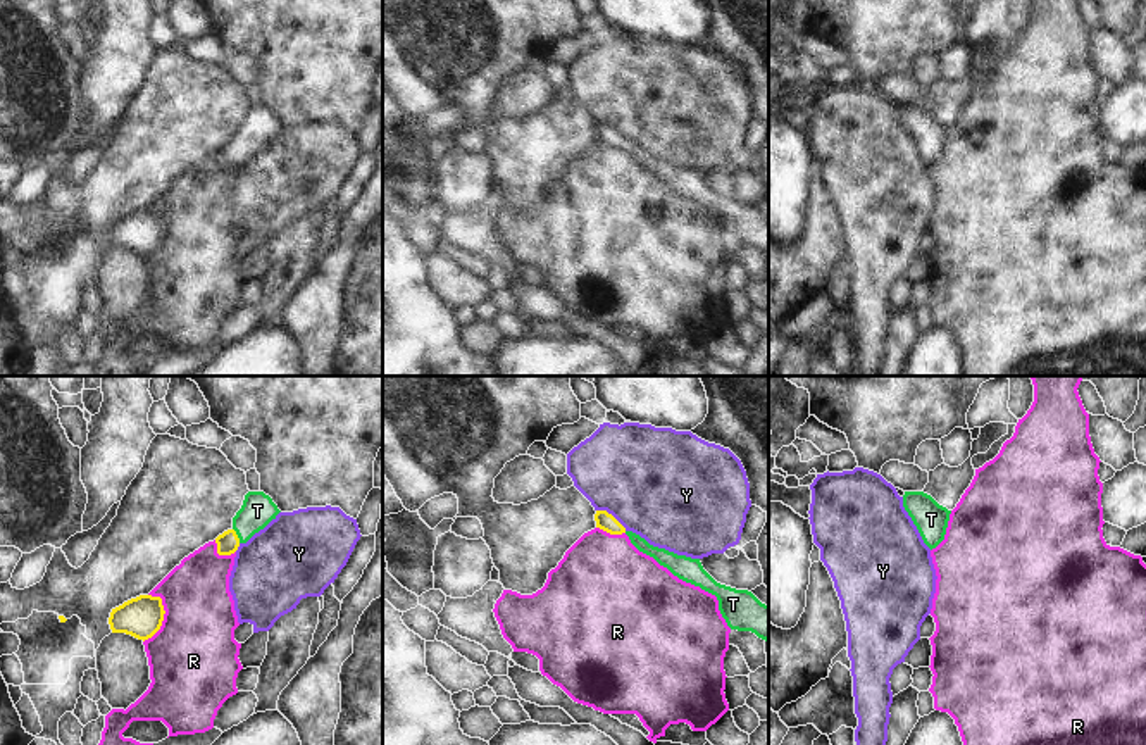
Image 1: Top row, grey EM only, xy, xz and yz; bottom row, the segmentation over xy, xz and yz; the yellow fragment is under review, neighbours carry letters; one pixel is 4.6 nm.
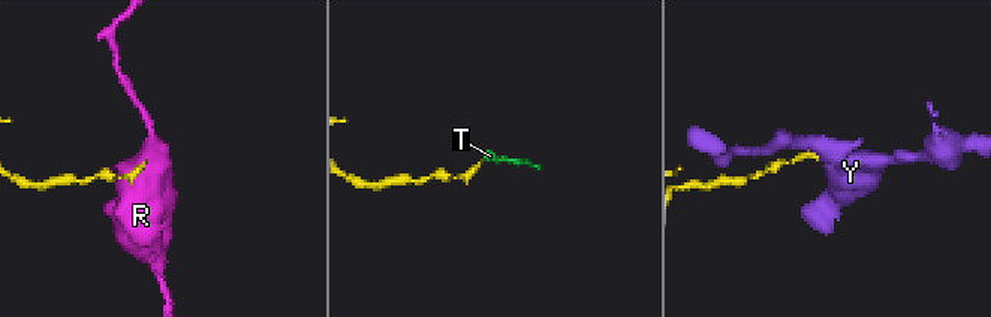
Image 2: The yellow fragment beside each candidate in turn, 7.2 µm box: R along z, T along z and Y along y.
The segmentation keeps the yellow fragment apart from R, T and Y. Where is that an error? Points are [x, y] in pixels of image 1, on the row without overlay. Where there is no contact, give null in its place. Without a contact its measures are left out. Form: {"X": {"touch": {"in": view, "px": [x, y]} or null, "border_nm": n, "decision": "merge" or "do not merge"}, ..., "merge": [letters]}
{"R": {"touch": {"in": "xy", "px": [162, 233]}, "border_nm": 240, "decision": "do not merge"}, "T": {"touch": {"in": "xy", "px": [236, 149]}, "border_nm": 80, "decision": "merge"}, "Y": {"touch": {"in": "xz", "px": [612, 130]}, "border_nm": 170, "decision": "do not merge"}, "merge": ["T"]}

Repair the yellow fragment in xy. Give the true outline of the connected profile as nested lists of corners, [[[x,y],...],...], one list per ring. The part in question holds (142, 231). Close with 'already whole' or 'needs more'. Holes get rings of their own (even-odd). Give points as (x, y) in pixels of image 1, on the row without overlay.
[[[140,209],[112,222],[109,238],[112,247],[126,247],[145,255],[160,243],[164,228],[160,210]]]; already whole

